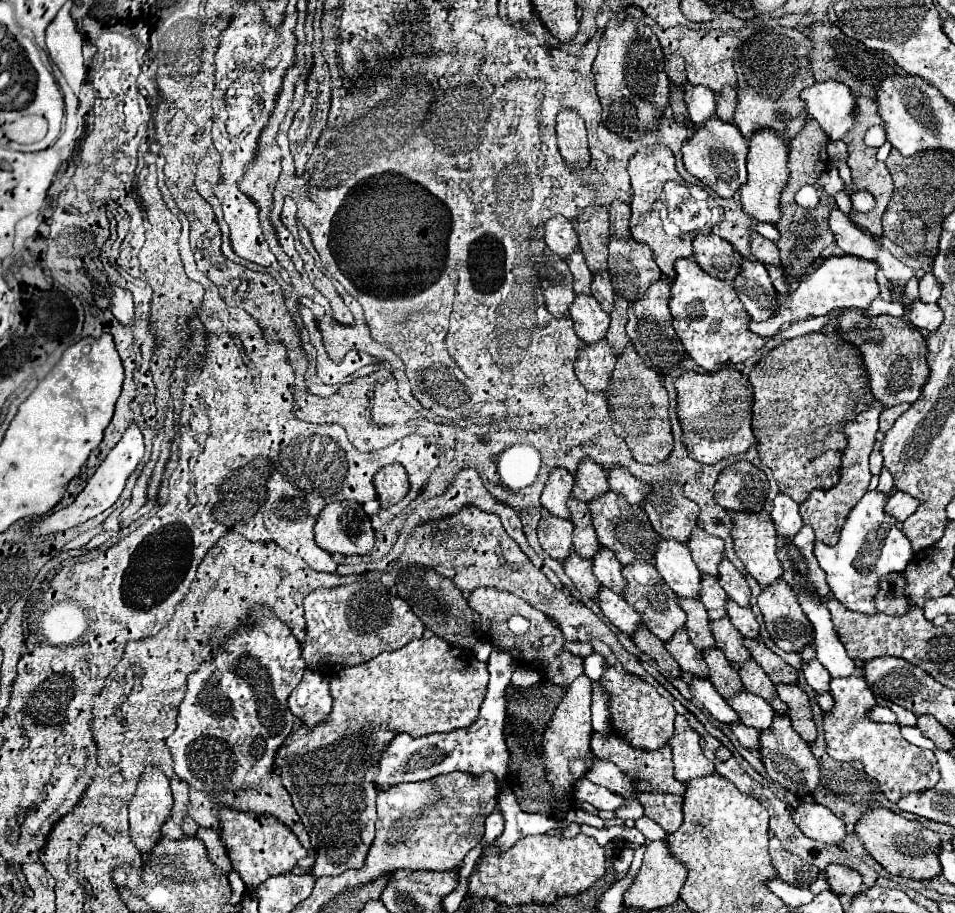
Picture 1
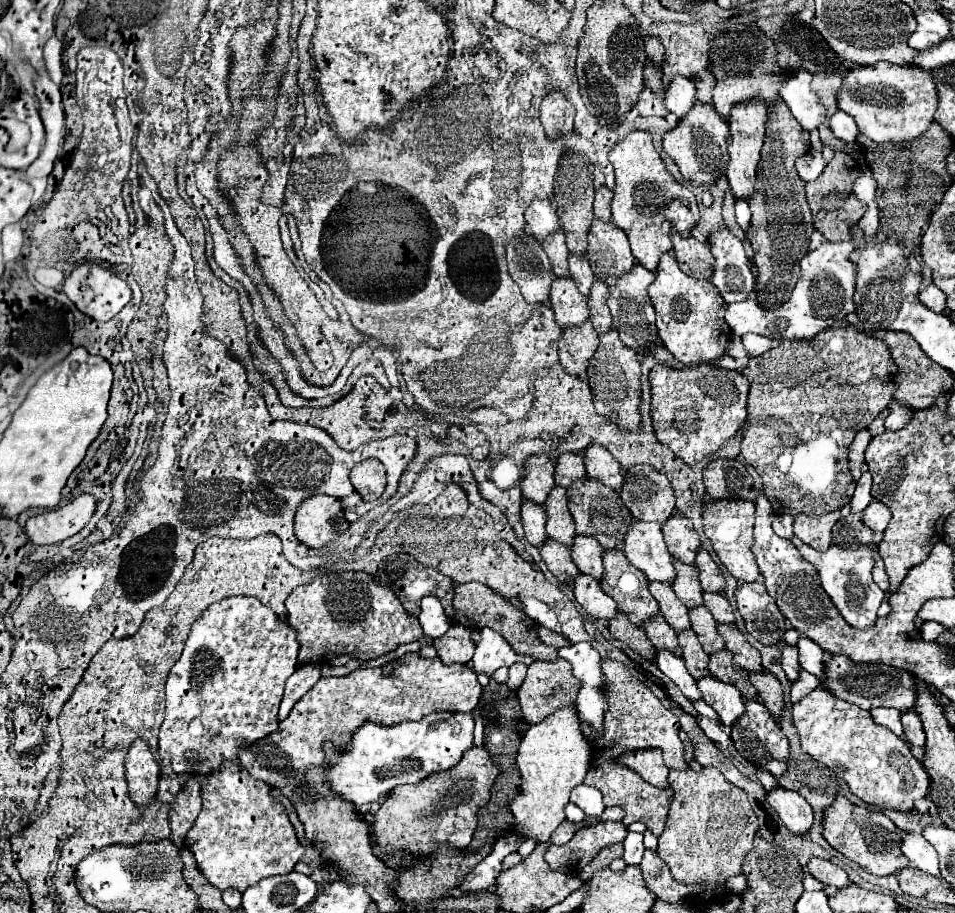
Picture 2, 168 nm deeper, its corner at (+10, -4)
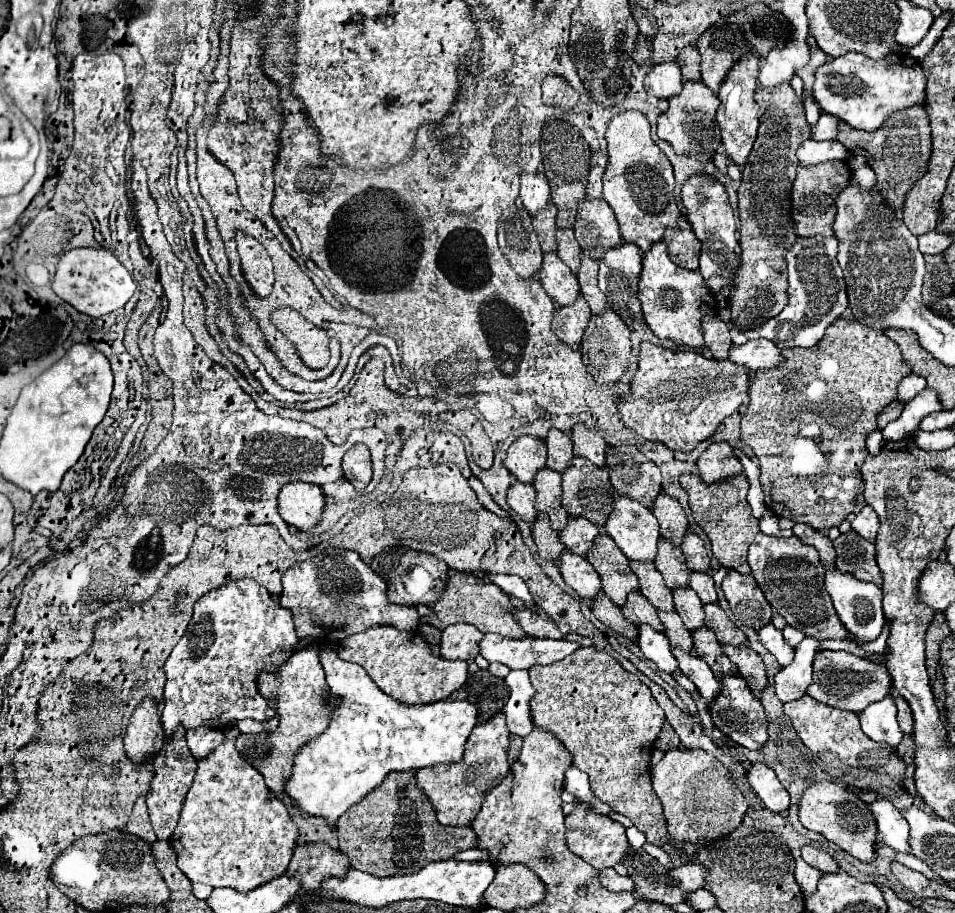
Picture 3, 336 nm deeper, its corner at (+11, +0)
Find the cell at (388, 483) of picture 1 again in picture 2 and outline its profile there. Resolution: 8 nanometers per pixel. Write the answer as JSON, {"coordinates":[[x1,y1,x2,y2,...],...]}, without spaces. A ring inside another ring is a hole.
{"coordinates":[[375,458,363,460,359,466,351,470,351,482,365,502,375,502,381,498,387,486,385,466]]}

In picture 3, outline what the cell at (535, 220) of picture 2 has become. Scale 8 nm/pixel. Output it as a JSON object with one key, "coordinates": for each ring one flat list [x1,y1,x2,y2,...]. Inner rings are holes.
{"coordinates":[[524,172,520,176,520,198,524,202,524,208,530,214,542,210,550,198,550,186,548,186,548,180,544,178,544,174]]}

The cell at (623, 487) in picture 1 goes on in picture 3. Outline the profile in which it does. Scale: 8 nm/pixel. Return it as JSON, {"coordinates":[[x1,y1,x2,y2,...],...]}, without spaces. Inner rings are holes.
{"coordinates":[[578,422,572,428,572,442,574,442,574,456,590,458,594,464,604,466,606,460,606,442,592,430,586,428,586,424]]}

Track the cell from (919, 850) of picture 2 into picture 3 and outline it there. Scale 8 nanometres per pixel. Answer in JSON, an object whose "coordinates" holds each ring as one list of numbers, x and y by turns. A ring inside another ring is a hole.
{"coordinates":[[876,798,868,802,868,808,878,826,878,840,898,852,910,852,910,846,906,842,908,826,900,810,888,798]]}

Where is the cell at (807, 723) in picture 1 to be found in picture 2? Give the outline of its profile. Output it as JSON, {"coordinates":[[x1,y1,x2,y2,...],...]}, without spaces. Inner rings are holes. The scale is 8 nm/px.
{"coordinates":[[771,672,749,674,749,680,757,688,757,694,759,694,761,702,767,706,767,710,775,718,779,718,783,714,783,688,781,688,781,682]]}

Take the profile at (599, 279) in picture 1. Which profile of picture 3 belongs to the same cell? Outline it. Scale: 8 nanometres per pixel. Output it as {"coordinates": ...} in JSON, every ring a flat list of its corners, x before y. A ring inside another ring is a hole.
{"coordinates":[[558,228,556,230,556,240,558,240,558,256,560,260,572,270,578,270,578,262,580,262,580,246,574,238,574,230,572,228]]}

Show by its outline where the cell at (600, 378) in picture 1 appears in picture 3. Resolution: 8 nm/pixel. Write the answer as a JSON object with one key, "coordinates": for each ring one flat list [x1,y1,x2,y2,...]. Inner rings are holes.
{"coordinates":[[580,294,574,304,560,306,560,308,554,310,552,330,570,348,578,348,580,340,582,340,582,334,586,330,586,322,590,320,590,316,592,316,592,312,590,312,586,300]]}

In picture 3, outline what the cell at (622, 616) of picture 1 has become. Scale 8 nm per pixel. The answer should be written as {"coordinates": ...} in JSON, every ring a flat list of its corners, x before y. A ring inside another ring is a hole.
{"coordinates":[[568,548,560,554,558,560,560,560,558,570,564,582,570,588,574,588,580,598,590,598,590,600,596,598,596,594,600,592,600,578,596,570,588,564,588,560,578,554,570,554]]}

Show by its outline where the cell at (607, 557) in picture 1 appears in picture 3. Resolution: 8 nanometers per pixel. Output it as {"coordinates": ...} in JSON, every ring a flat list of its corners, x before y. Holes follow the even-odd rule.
{"coordinates":[[570,516,566,528,560,532,560,540,578,556,586,556,586,550,592,546,592,540,600,534,598,526,582,516]]}

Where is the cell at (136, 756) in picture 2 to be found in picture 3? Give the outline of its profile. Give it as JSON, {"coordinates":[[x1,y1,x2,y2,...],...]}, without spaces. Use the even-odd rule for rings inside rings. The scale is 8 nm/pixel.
{"coordinates":[[146,696,134,710,126,734,124,734,124,748,126,754,134,762,146,760,146,756,158,754,166,742,164,726,160,720,160,704,154,698]]}

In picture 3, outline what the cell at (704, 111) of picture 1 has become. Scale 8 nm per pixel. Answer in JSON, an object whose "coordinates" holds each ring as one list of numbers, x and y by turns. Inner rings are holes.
{"coordinates":[[660,62,656,64,644,78,644,88,648,94,656,98,670,98,682,90,682,74,676,62]]}

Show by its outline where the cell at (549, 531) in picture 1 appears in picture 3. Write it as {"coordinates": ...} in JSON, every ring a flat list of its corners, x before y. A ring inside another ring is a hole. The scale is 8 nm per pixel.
{"coordinates":[[514,482,508,490,508,506,524,520,524,522,534,522,536,520,536,510,534,510,534,486,524,484,524,482]]}

